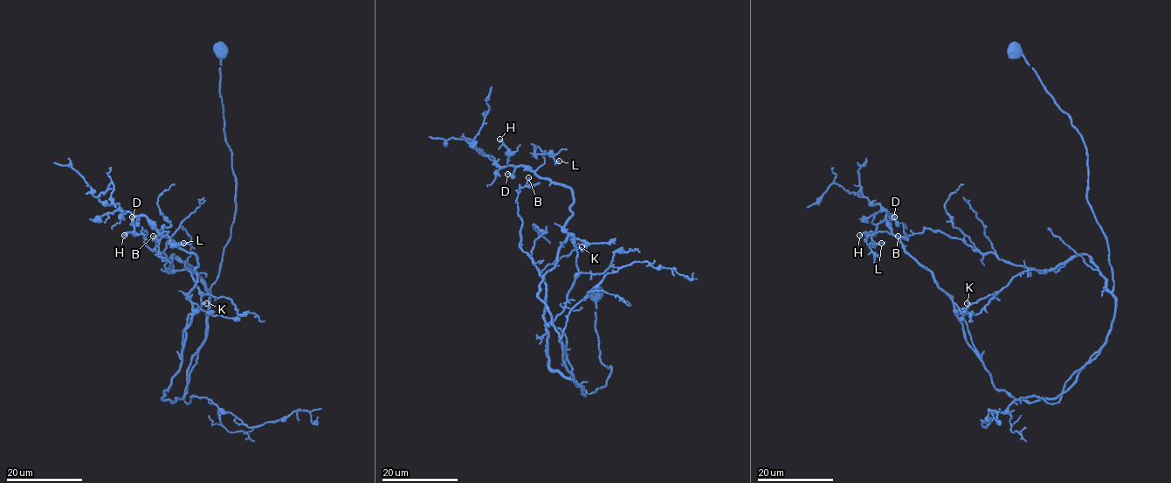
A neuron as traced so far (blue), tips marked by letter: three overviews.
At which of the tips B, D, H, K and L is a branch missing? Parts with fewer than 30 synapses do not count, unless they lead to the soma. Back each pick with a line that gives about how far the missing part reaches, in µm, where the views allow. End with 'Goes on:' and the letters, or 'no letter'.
H: 25 µm
Goes on: H

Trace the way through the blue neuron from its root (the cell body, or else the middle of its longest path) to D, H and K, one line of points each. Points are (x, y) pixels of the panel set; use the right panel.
D: (1011, 50), (1081, 137), (1113, 288), (1077, 254), (1018, 273), (960, 310), (892, 233), (894, 217)
H: (1011, 50), (1081, 137), (1113, 288), (1077, 254), (1018, 273), (960, 310), (887, 216), (859, 235)
K: (1011, 50), (1081, 137), (1087, 202), (1109, 247), (1113, 288), (1086, 254), (1077, 254), (967, 303)

